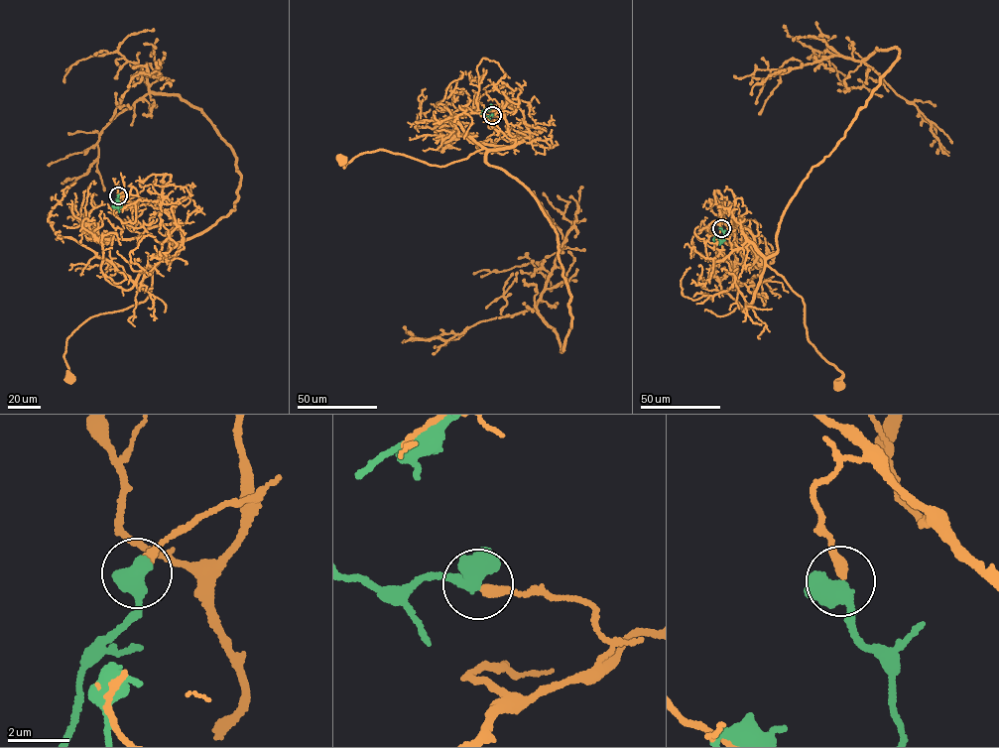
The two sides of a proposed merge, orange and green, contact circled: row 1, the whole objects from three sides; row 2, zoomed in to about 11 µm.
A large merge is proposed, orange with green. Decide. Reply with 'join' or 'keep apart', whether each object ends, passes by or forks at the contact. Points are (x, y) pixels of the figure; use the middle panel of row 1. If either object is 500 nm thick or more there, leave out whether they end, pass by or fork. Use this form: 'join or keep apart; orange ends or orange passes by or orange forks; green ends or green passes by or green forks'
keep apart

